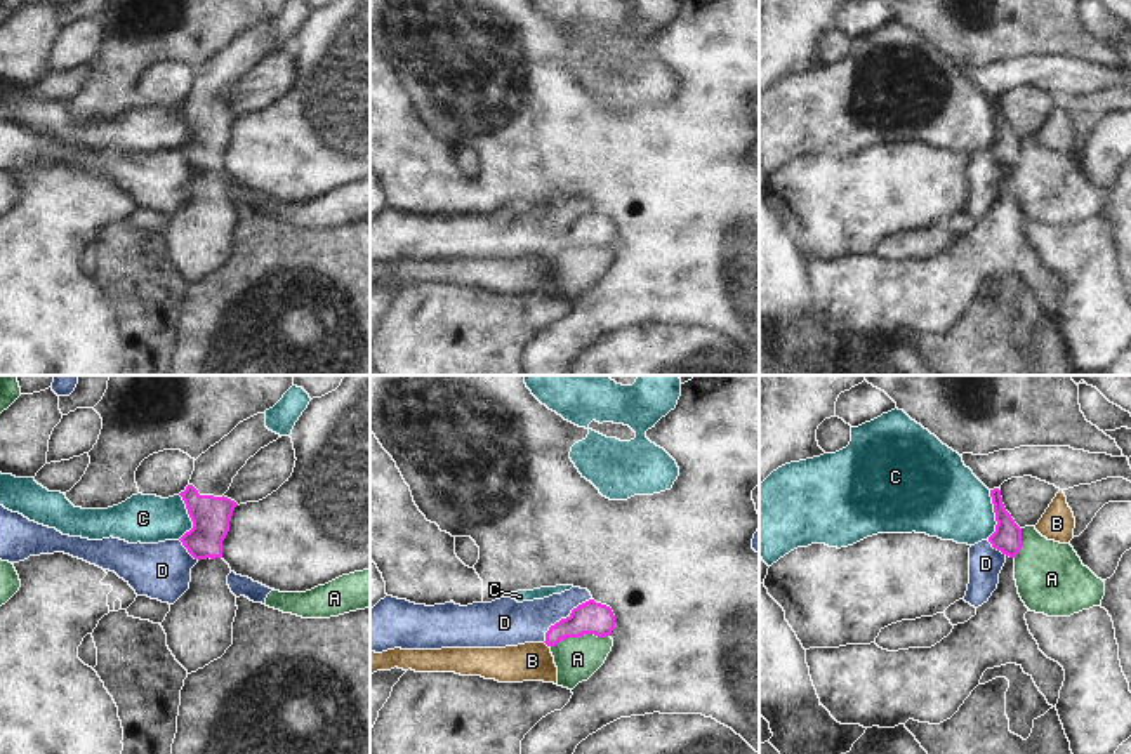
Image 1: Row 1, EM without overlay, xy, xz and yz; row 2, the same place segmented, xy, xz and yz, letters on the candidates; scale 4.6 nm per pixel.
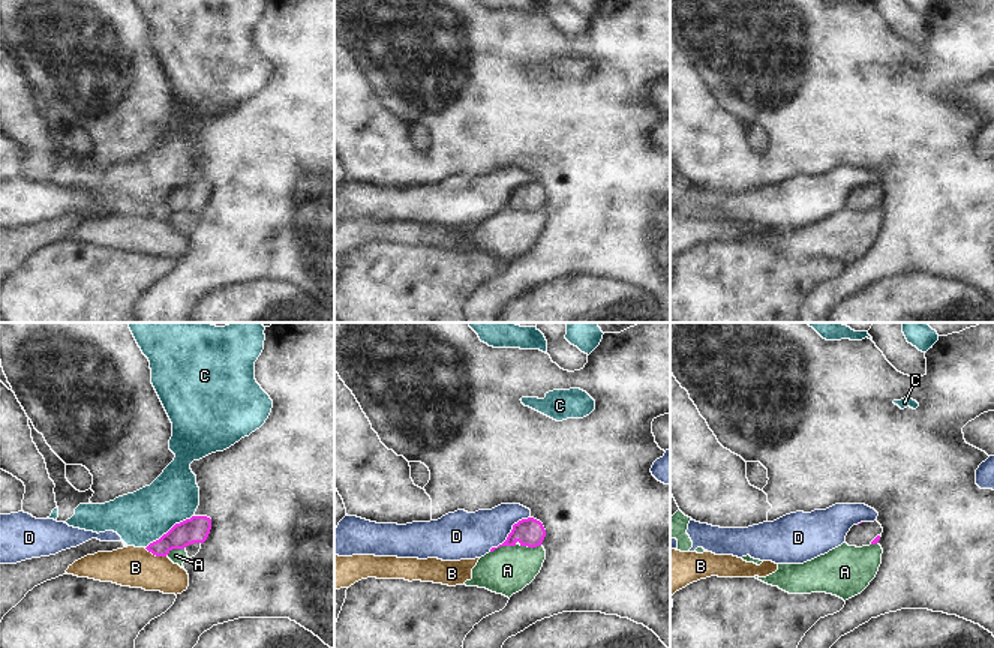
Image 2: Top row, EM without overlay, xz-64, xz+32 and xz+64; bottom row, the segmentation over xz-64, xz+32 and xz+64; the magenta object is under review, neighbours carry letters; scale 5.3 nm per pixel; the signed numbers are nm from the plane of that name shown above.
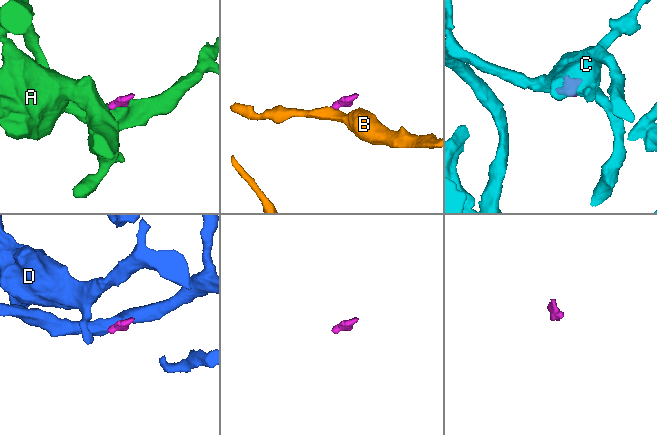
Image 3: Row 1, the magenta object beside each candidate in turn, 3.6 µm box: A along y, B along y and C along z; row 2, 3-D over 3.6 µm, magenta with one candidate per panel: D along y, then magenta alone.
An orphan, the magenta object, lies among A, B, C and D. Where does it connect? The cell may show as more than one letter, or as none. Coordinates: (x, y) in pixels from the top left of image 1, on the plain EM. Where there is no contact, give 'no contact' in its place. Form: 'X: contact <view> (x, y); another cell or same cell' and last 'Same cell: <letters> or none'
A: contact xz (579, 247); another cell
B: contact xz (546, 254); another cell
C: contact yz (996, 125); another cell
D: contact xz (563, 230); another cell
Same cell: none

